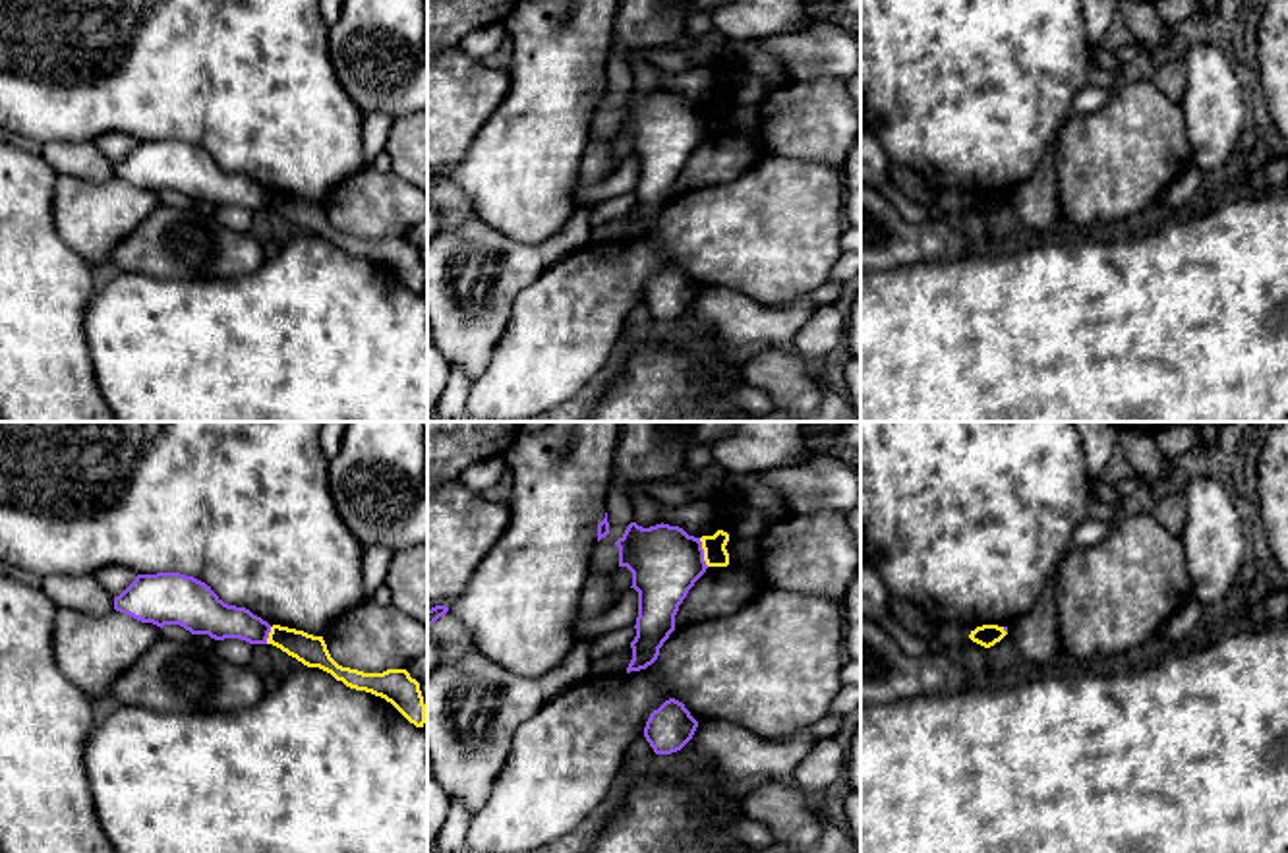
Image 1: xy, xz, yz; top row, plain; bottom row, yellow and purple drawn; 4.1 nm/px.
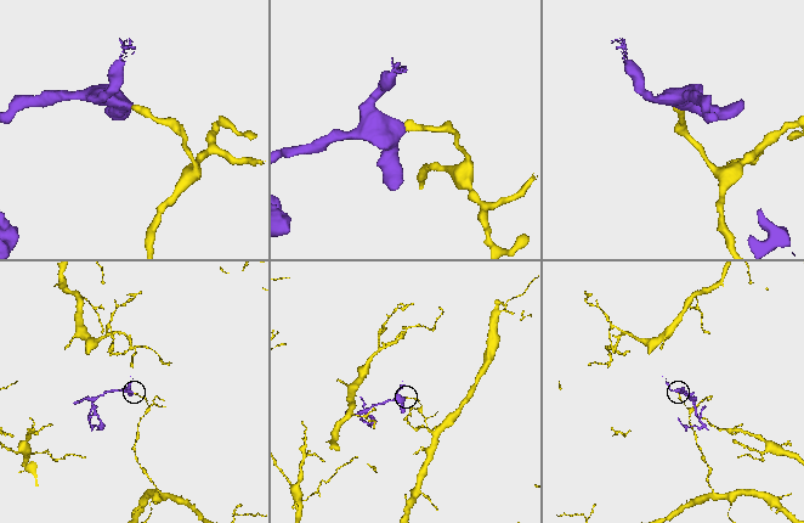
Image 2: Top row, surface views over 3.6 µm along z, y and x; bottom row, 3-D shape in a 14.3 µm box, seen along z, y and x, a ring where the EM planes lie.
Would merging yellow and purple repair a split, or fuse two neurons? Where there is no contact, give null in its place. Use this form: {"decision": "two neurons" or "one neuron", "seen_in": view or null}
{"decision": "two neurons", "seen_in": "xz"}

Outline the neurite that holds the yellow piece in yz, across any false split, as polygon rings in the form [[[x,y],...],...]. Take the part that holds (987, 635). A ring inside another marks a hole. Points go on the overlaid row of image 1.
[[[982,625],[982,627],[977,627],[975,631],[971,631],[969,638],[984,648],[990,648],[996,642],[1000,642],[1006,634],[1008,632],[1004,631],[1004,627]]]

